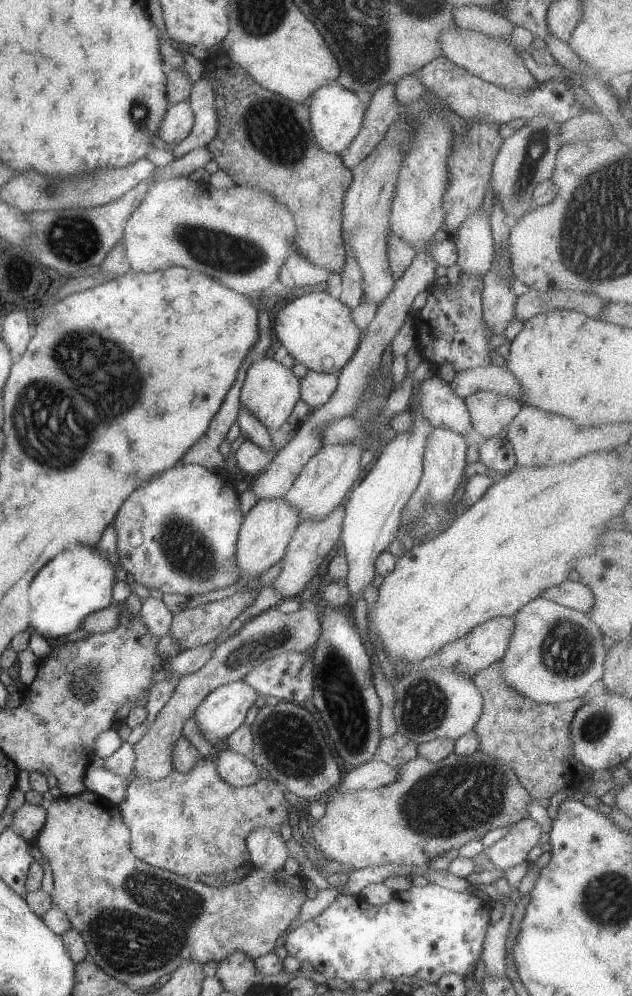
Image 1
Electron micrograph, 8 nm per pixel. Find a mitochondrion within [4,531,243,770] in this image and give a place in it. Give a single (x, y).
(86, 684)

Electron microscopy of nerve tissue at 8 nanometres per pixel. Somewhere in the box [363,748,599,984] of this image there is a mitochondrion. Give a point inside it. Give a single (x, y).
(455, 798)

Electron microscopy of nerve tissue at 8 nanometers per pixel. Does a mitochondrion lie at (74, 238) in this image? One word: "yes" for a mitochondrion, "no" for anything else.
yes

